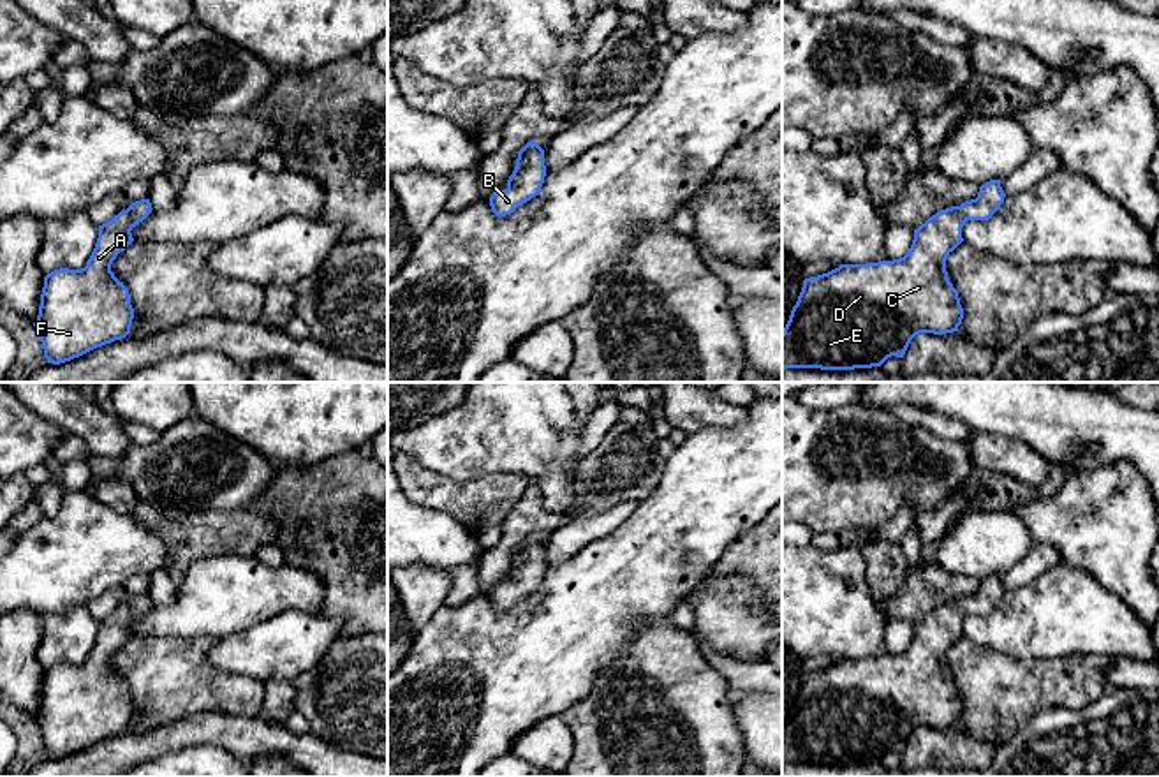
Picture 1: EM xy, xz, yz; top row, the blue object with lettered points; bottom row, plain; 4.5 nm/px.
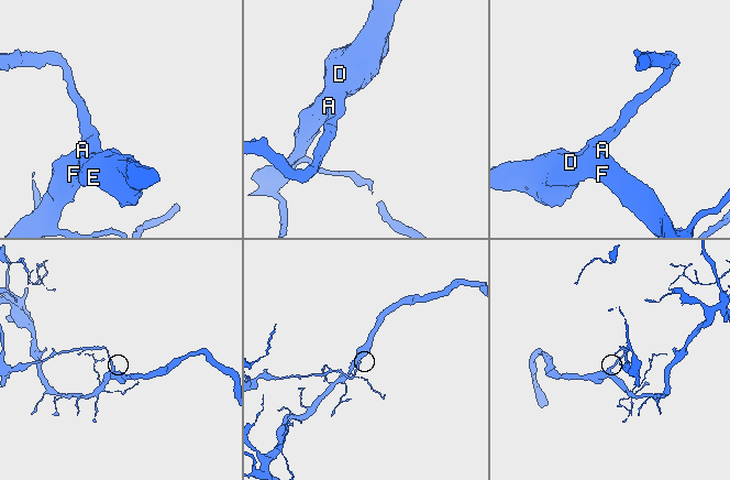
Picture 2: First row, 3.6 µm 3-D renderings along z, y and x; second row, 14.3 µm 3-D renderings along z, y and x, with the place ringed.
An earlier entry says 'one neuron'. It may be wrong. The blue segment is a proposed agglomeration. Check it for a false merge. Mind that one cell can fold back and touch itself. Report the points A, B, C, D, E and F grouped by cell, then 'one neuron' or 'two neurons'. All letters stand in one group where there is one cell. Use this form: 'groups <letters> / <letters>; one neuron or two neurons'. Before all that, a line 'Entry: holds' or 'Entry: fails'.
Entry: holds
groups A B C D E F; one neuron

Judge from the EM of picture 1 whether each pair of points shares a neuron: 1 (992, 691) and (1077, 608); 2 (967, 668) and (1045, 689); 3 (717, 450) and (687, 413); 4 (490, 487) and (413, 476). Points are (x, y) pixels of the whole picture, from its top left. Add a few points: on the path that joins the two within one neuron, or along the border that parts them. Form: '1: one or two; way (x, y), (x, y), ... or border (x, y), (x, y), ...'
1: two; border (983, 645), (1020, 659), (1063, 658)
2: one; way (987, 680), (994, 688), (1026, 688)
3: two; border (744, 421), (728, 429), (698, 430), (689, 436)
4: one; way (471, 490), (432, 490)

